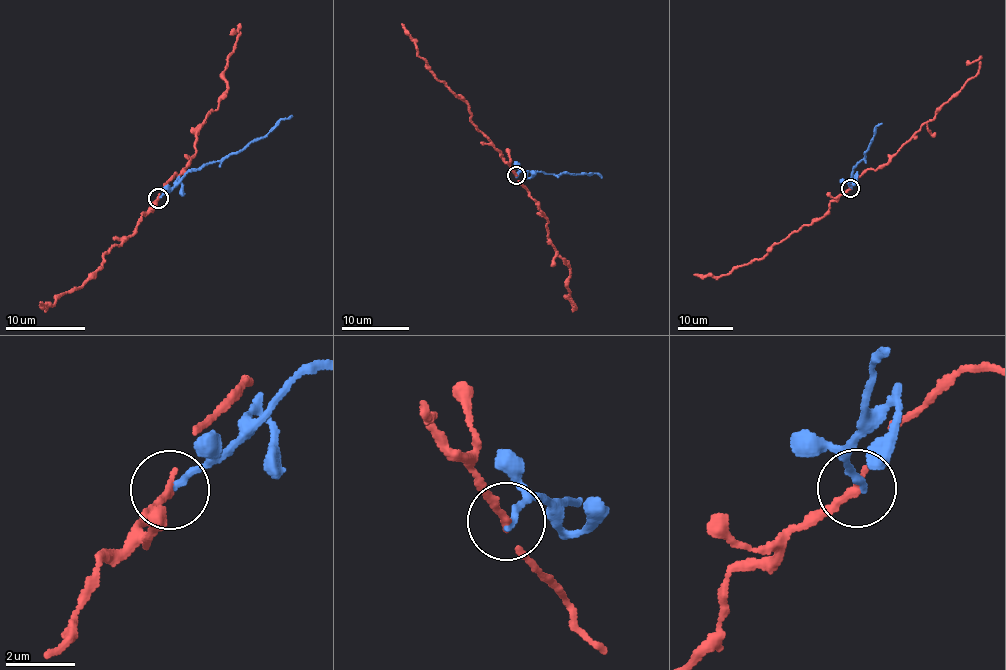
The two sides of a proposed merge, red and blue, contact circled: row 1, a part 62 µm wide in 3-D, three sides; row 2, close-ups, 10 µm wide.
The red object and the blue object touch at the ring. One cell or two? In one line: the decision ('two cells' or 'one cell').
two cells

